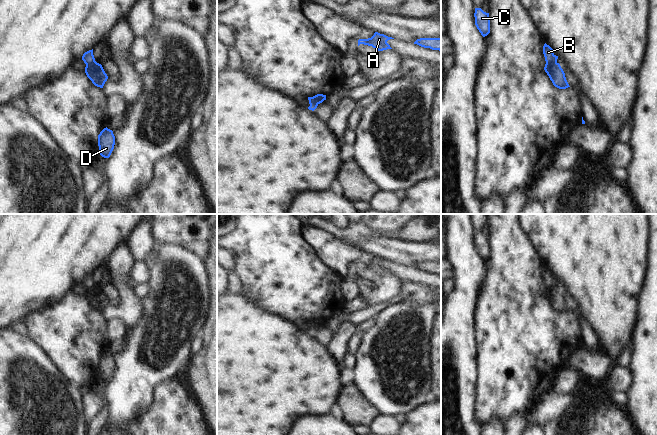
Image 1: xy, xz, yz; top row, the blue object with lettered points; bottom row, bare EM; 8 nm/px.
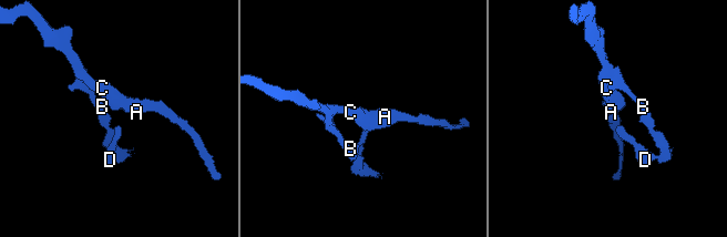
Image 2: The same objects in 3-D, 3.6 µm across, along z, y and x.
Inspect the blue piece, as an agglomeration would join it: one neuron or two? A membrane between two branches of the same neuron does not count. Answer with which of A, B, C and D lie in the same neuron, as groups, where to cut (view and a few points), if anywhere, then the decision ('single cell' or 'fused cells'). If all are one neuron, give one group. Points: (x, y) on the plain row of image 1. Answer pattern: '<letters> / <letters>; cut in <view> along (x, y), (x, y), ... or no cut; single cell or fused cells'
A B C / D; cut in yz along (546, 285), (556, 286); fused cells

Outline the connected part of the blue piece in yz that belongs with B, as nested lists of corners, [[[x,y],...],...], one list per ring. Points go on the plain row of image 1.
[[[546,267],[543,270],[543,278],[544,278],[546,286],[548,286],[548,287],[557,286],[558,280],[556,280],[553,277],[553,273],[549,269],[547,269]]]

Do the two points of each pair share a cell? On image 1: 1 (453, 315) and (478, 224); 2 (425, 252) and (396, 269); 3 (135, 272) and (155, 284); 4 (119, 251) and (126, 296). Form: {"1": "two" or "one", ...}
{"1": "two", "2": "two", "3": "two", "4": "one"}

